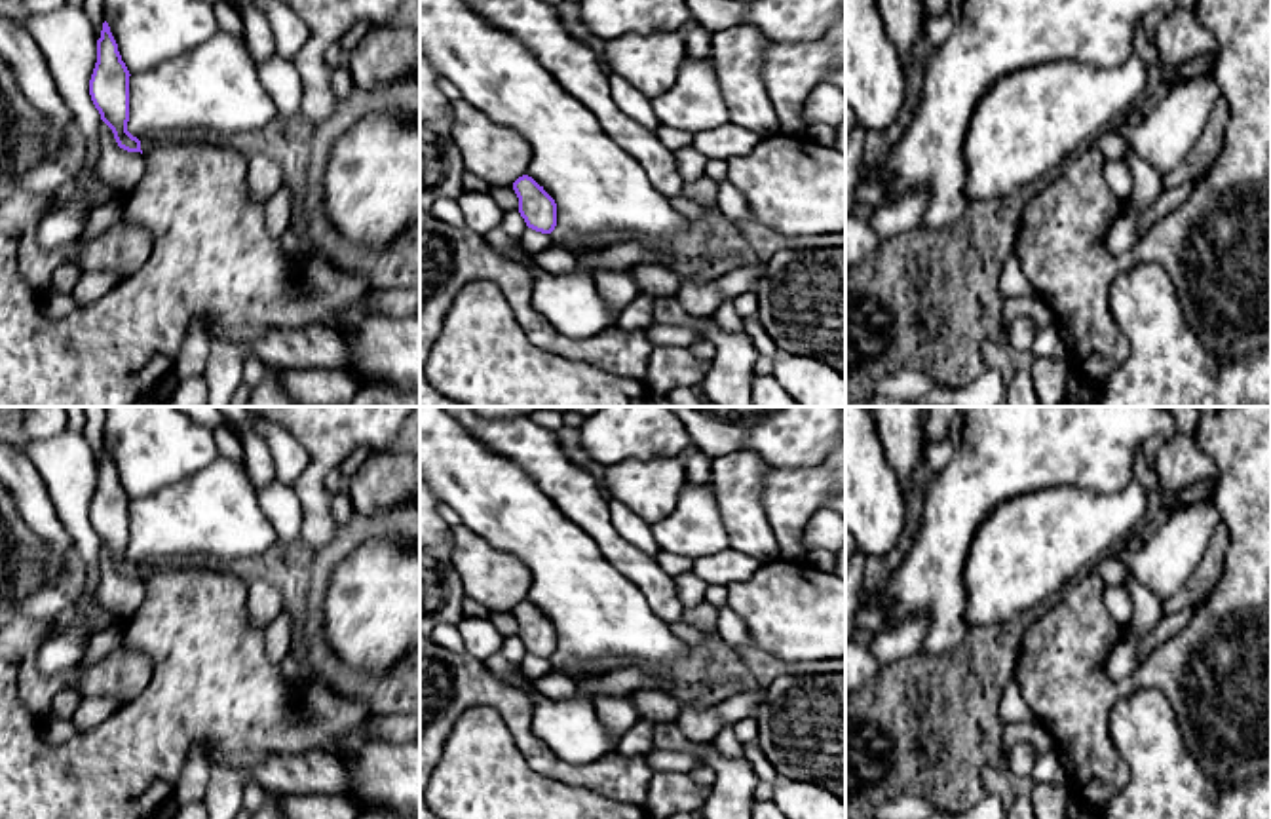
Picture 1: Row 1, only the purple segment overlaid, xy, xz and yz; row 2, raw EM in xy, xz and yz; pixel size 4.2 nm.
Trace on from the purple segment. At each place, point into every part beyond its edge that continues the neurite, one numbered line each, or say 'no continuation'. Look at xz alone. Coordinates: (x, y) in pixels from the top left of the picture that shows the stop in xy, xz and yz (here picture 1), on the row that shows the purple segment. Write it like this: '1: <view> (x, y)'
no continuation

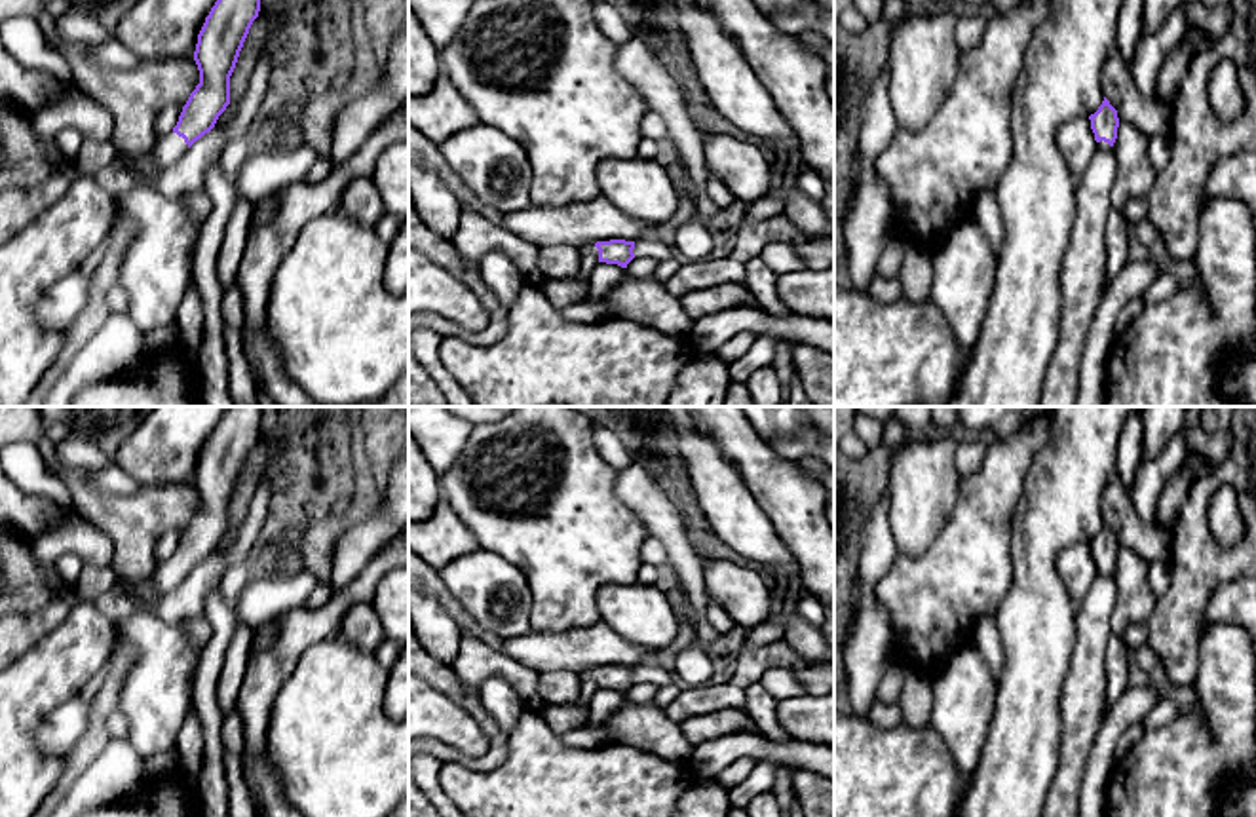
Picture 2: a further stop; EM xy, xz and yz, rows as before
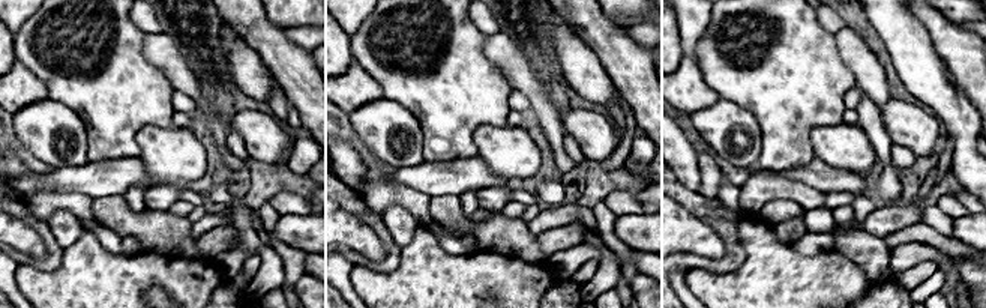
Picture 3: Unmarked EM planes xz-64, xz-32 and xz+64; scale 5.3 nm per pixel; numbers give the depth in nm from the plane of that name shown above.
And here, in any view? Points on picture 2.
1: xy (168, 151)

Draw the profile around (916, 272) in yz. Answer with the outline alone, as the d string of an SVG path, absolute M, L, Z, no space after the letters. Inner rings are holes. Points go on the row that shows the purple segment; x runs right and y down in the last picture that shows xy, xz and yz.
M906 247L903 266L899 270L903 294L920 302L929 296L933 279L933 256L918 247Z

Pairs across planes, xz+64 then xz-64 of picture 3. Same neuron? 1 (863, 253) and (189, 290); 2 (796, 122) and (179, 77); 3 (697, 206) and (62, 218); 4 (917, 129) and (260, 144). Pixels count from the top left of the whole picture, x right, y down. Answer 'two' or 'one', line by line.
1: two
2: two
3: two
4: one

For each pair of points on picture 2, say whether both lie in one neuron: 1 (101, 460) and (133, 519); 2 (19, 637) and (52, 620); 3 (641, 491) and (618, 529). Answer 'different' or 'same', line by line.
1: different
2: same
3: different

